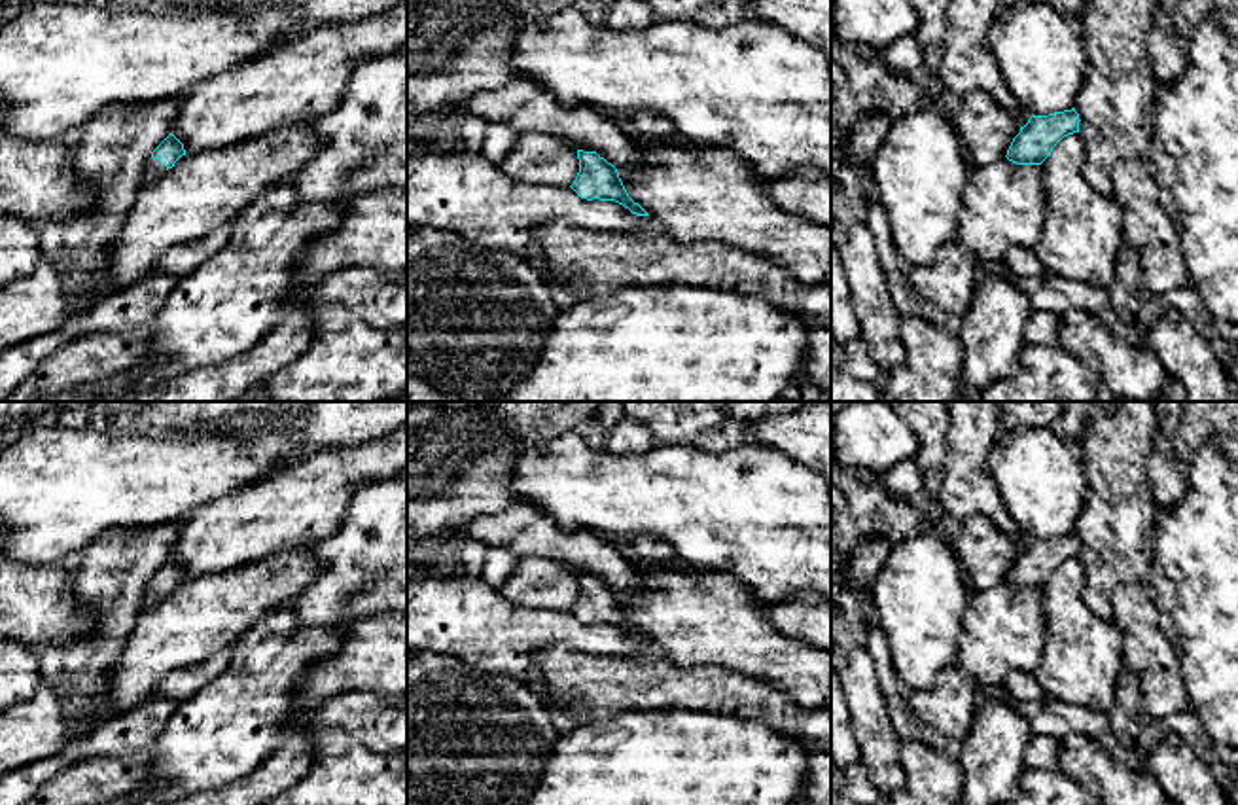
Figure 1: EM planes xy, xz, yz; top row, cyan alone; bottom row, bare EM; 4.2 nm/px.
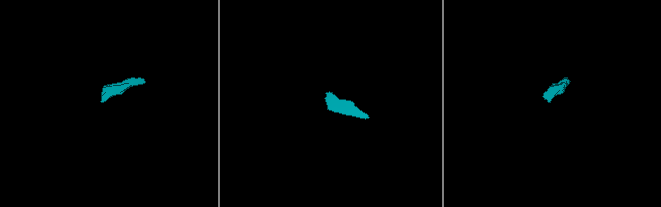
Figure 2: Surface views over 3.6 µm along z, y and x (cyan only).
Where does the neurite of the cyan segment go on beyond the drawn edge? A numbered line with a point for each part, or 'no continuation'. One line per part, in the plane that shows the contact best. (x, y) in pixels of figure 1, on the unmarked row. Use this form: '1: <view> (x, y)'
1: xy (154, 593)

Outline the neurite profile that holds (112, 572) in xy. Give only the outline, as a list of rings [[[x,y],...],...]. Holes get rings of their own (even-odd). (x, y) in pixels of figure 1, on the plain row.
[[[174,523],[112,530],[76,557],[74,589],[83,604],[100,610],[100,629],[87,638],[45,646],[38,655],[42,680],[64,697],[64,712],[80,724],[78,739],[95,727],[87,716],[144,612],[146,585],[172,557],[180,532],[182,525]]]

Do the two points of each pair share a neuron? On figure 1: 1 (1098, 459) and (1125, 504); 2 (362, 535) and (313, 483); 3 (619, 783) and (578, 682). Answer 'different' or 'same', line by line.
1: same
2: different
3: different

